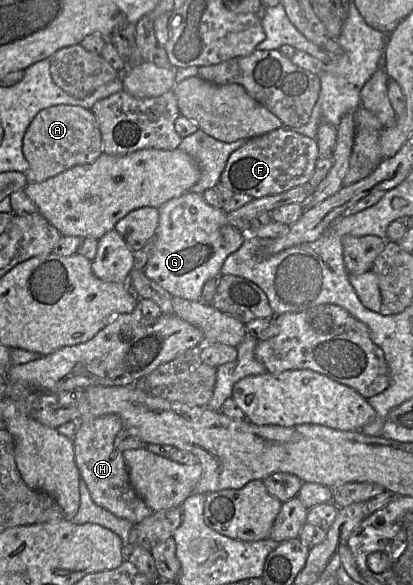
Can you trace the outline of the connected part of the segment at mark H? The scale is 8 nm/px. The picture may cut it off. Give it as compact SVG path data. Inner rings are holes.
M108 414L96 418L82 418L77 422L78 428L72 440L75 462L92 500L98 506L134 525L151 516L153 511L132 487L125 460L115 447L116 437L124 429L121 418L115 414Z

